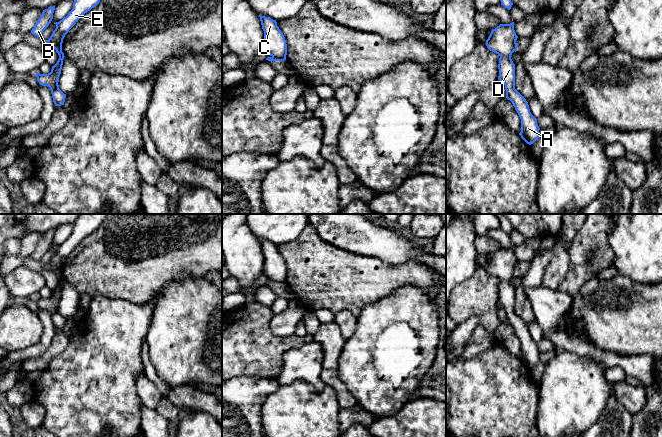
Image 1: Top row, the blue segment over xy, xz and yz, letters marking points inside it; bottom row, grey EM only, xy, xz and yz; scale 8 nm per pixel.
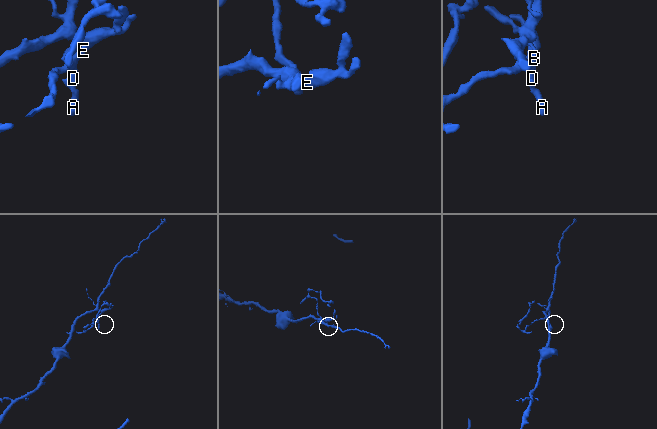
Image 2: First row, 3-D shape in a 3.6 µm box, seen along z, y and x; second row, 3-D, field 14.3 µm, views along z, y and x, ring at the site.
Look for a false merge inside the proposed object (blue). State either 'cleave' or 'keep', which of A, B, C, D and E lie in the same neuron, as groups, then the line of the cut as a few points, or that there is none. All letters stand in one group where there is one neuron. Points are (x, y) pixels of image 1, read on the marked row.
cleave; A C D E / B; cut in xz along (272, 56), (285, 58)

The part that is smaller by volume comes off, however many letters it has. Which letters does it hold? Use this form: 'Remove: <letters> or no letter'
Remove: A, C, D, E

